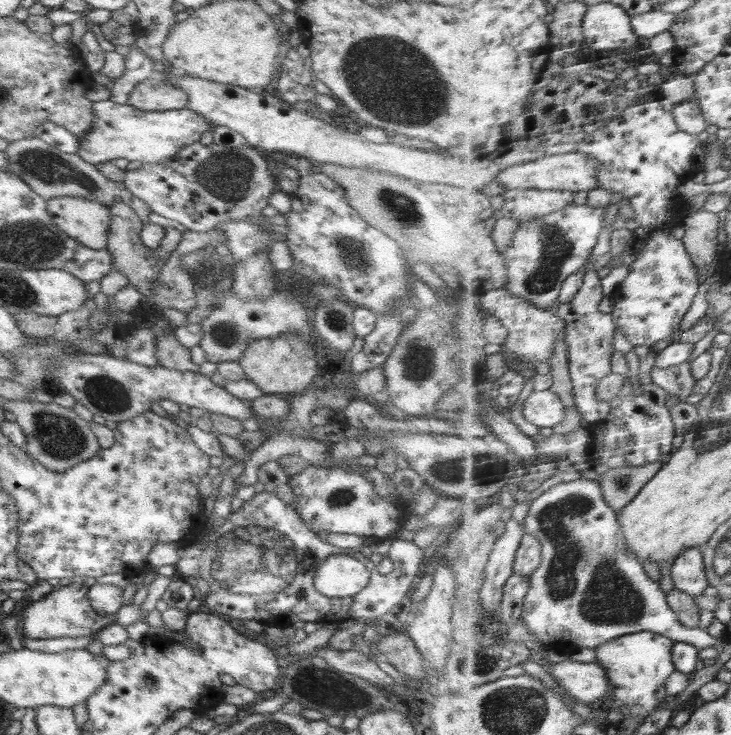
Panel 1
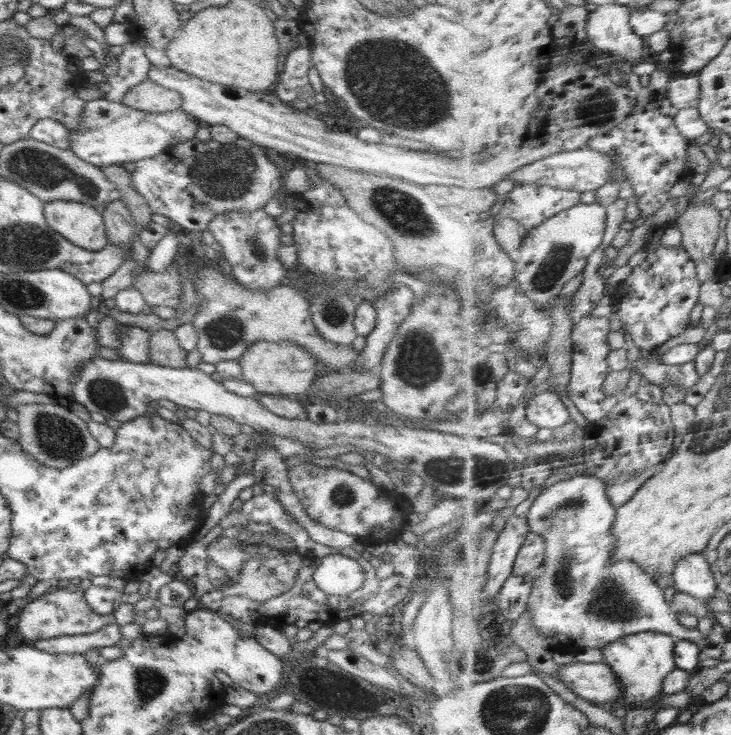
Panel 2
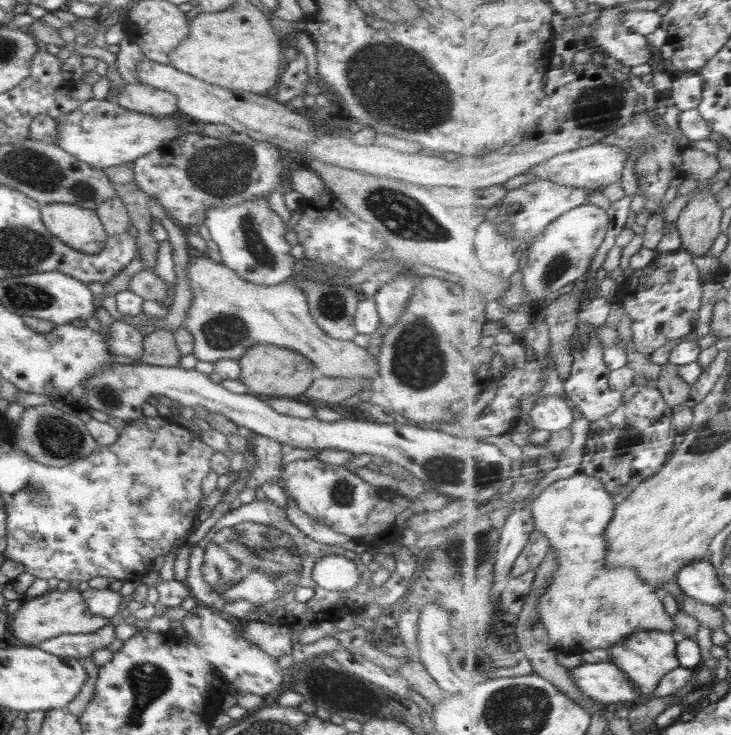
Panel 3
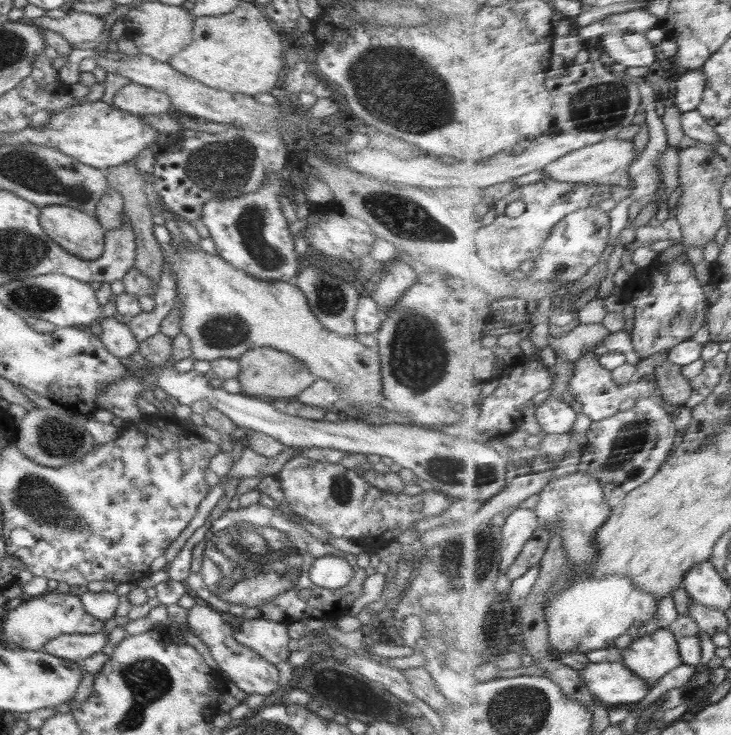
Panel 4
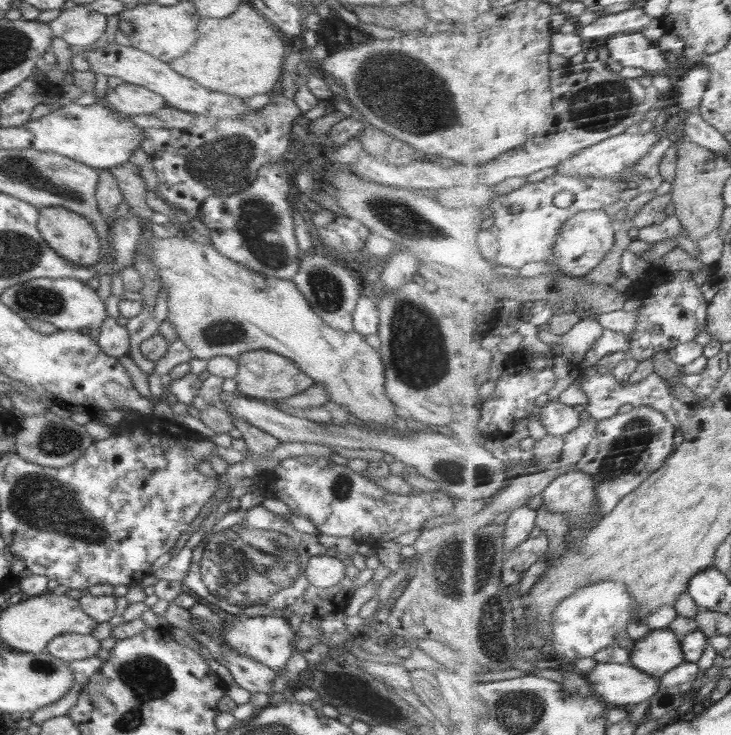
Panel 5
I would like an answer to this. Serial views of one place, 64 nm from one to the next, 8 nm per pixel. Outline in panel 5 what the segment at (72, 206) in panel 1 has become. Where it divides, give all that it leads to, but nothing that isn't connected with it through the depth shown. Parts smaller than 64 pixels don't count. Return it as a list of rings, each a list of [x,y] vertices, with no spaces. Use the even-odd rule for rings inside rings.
[[[50,206],[39,208],[38,232],[46,240],[46,244],[60,254],[64,260],[68,260],[72,266],[84,266],[92,268],[100,260],[100,238],[96,234],[94,222],[86,220],[84,216],[72,212],[62,206]]]

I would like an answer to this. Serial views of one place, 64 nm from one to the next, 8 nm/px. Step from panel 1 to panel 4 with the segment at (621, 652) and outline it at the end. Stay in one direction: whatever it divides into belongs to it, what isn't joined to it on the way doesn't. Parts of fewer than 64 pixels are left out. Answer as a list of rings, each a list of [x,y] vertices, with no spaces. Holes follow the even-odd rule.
[[[669,627],[651,629],[648,634],[636,638],[622,651],[622,662],[652,686],[656,686],[664,676],[685,663],[681,643]]]

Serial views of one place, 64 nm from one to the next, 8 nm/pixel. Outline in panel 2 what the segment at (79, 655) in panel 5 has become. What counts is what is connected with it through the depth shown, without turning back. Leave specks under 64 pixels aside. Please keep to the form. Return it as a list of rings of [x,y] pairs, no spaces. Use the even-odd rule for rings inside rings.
[[[112,623],[106,624],[100,630],[90,634],[64,635],[48,640],[38,640],[38,642],[34,642],[32,647],[50,654],[84,654],[90,648],[118,646],[121,638],[120,626]]]

